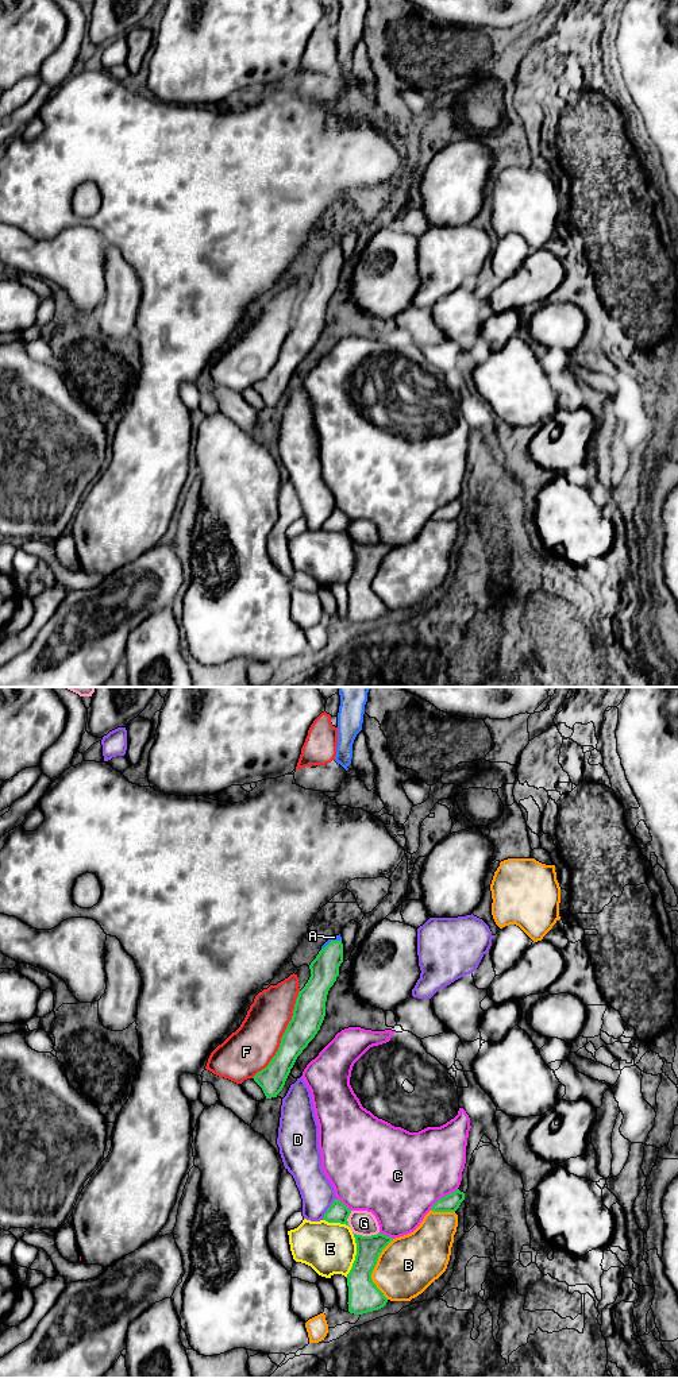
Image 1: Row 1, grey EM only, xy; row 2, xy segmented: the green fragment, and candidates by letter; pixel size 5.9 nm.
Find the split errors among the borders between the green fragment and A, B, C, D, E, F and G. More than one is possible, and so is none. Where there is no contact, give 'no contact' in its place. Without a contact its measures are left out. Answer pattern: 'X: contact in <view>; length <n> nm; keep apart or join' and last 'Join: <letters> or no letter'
A: contact in xy; length 130 nm; join
B: contact in xy; length 360 nm; keep apart
C: contact in xy; length 220 nm; keep apart
D: contact in xy; length 160 nm; keep apart
E: contact in xy; length 280 nm; keep apart
F: contact in xy; length 600 nm; keep apart
G: contact in xy; length 160 nm; keep apart
Join: A

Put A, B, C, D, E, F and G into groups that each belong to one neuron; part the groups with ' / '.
A / B / C / D / E / F / G

